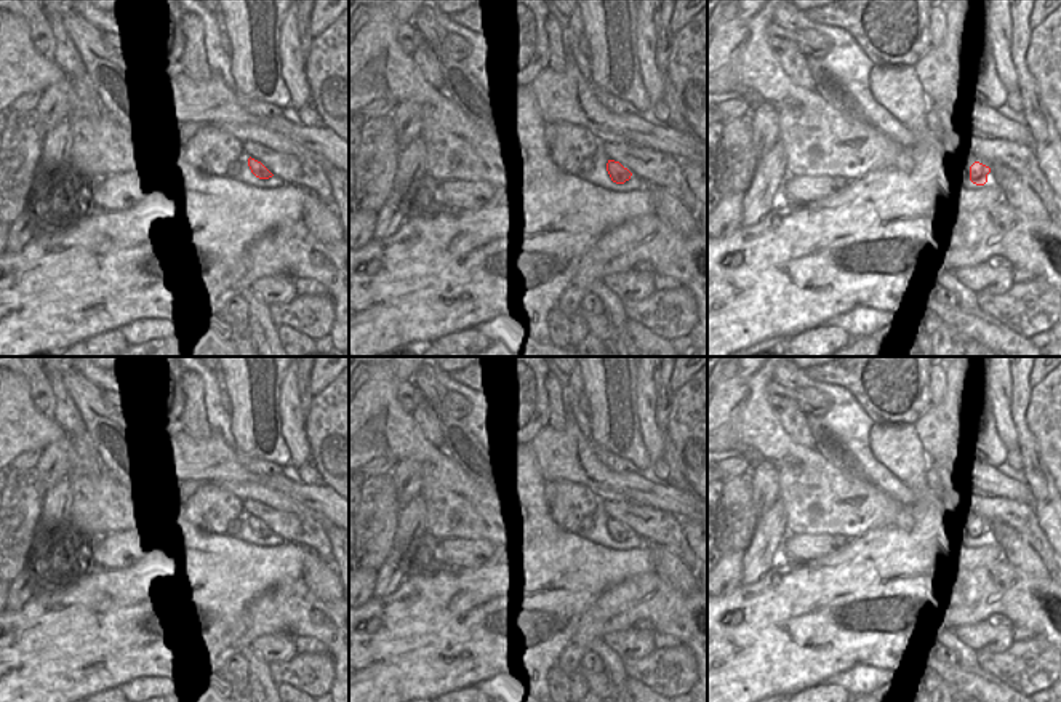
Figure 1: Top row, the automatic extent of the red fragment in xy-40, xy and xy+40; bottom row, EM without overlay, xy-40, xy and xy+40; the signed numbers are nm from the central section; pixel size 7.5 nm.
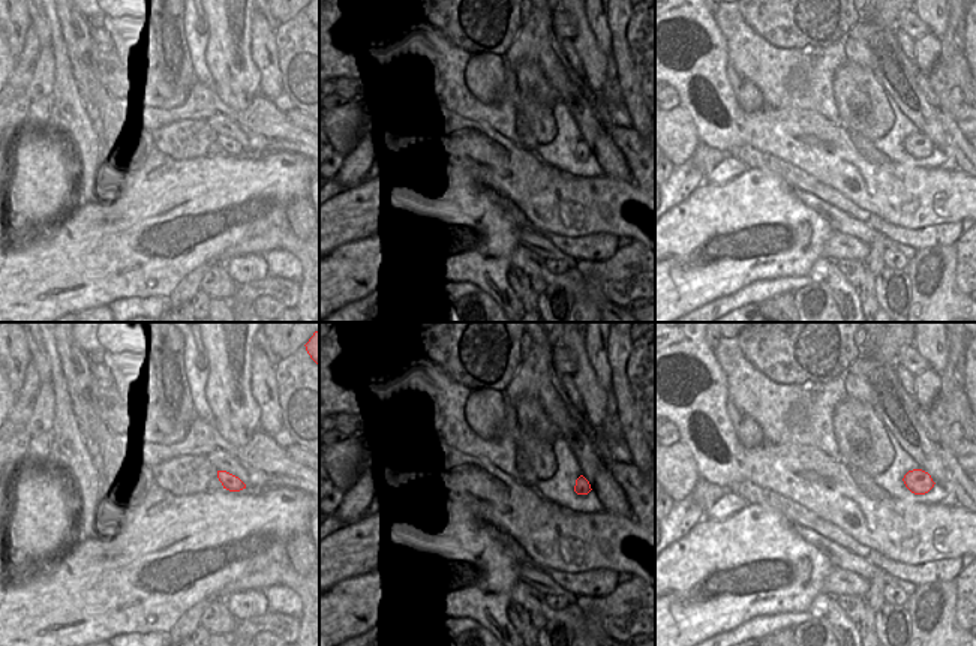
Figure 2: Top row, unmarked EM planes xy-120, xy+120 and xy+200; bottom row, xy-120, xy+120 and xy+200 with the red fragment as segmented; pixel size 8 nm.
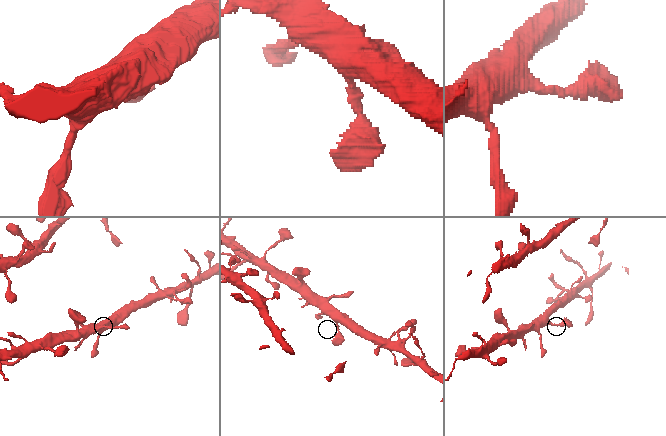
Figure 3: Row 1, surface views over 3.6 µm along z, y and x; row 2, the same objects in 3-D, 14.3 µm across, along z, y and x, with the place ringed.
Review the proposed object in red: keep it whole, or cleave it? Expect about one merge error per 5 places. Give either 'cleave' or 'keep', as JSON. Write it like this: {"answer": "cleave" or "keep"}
{"answer": "keep"}

